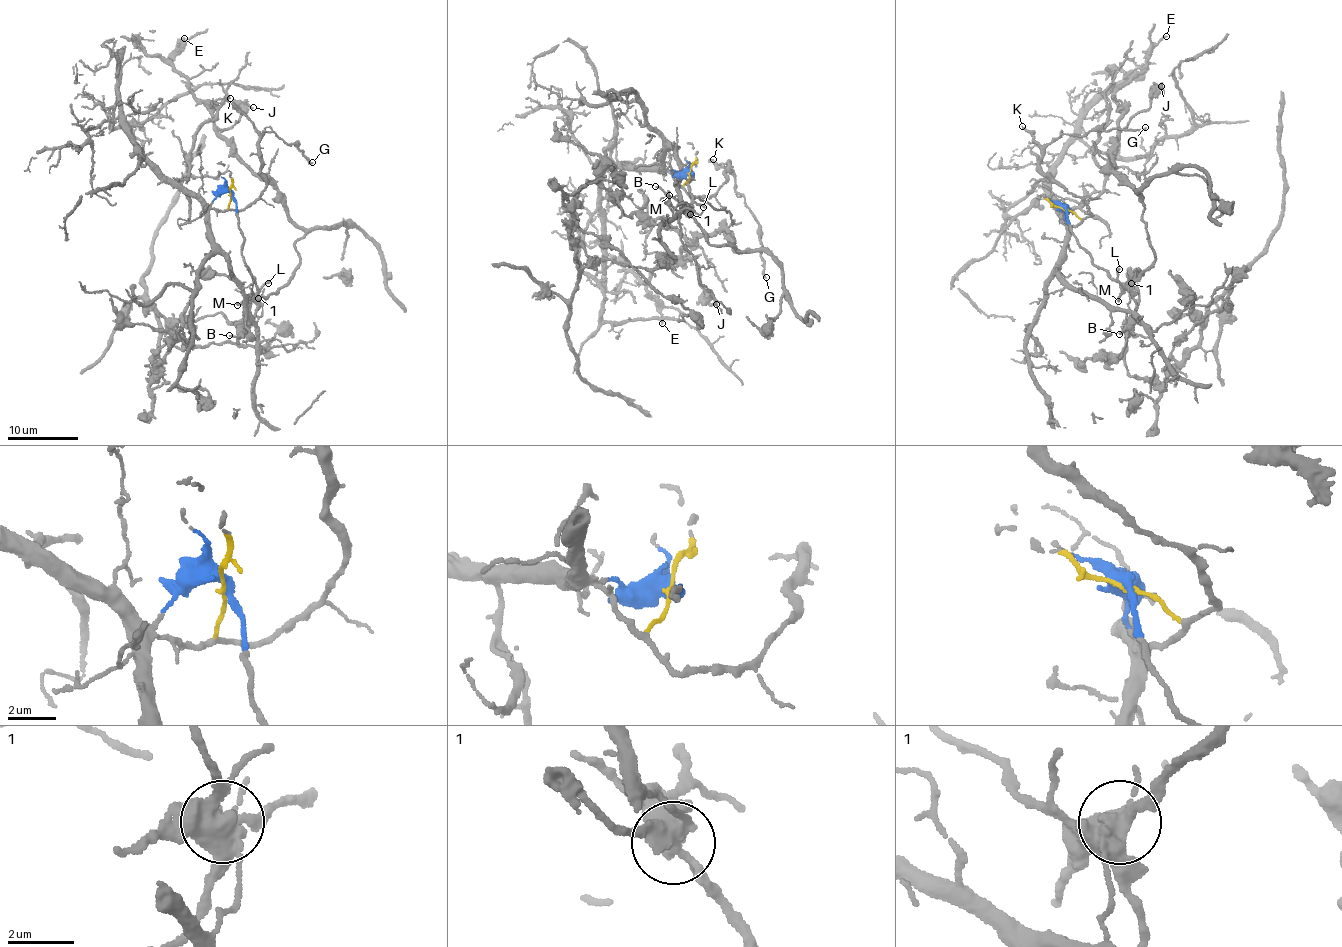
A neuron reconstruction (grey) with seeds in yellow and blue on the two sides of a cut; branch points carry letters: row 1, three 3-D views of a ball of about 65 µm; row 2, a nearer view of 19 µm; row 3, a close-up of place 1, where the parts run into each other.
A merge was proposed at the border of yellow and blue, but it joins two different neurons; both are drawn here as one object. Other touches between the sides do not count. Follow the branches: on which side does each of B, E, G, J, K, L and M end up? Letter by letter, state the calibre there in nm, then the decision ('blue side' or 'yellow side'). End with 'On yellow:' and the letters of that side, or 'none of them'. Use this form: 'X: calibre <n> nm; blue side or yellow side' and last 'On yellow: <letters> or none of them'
B: calibre 170 nm; blue side
E: calibre 190 nm; blue side
G: calibre 190 nm; yellow side
J: calibre 160 nm; blue side
K: calibre 150 nm; yellow side
L: calibre 190 nm; blue side
M: calibre 200 nm; blue side
On yellow: G, K

